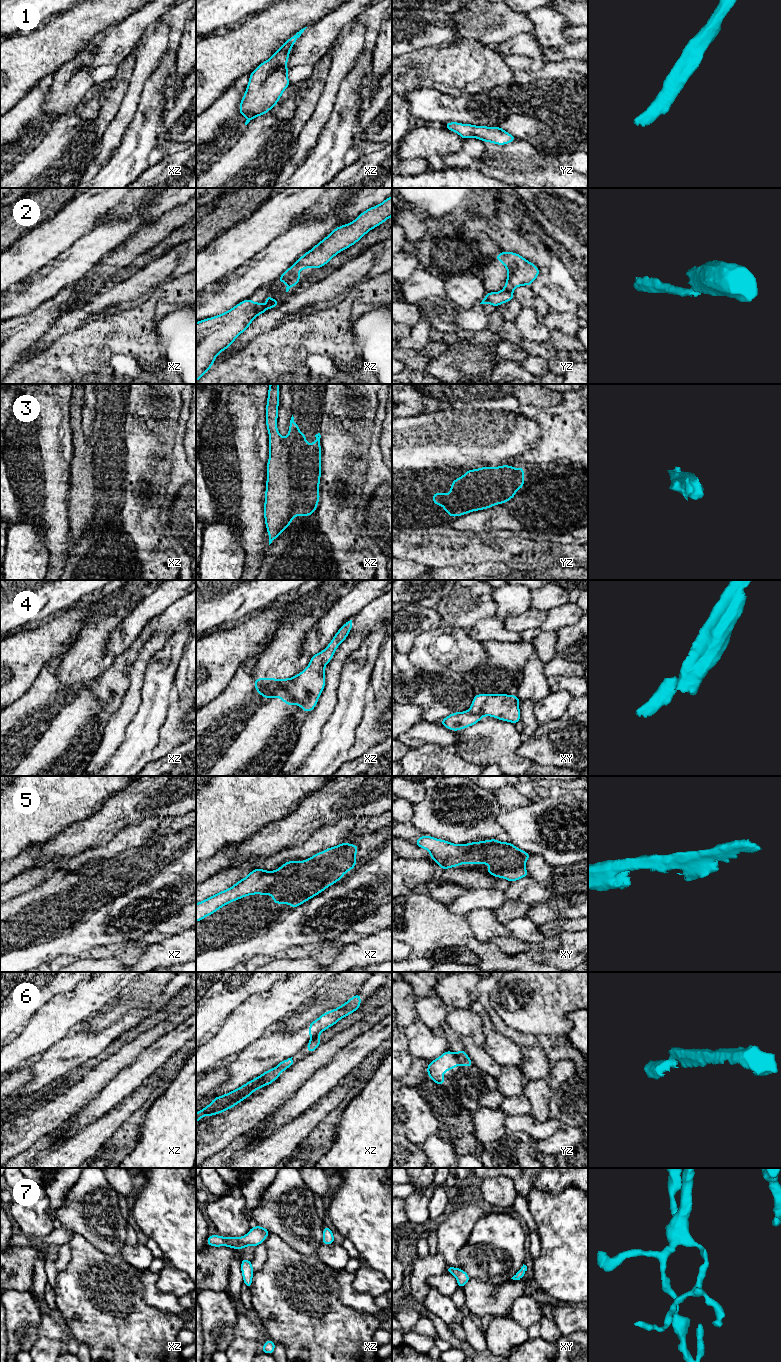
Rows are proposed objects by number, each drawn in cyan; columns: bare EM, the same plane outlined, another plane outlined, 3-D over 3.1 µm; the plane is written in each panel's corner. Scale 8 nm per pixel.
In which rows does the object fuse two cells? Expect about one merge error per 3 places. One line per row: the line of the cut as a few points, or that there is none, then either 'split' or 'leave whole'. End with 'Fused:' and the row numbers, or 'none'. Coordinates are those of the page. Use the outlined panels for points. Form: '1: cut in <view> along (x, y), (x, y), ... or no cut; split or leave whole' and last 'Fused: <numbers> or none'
1: no cut; leave whole
2: cut in yz along (502, 290), (511, 292); split
3: no cut; leave whole
4: cut in xz along (288, 679), (272, 696); split
5: no cut; leave whole
6: cut in yz along (455, 1054), (459, 1061); split
7: no cut; leave whole
Fused: 2, 4, 6

